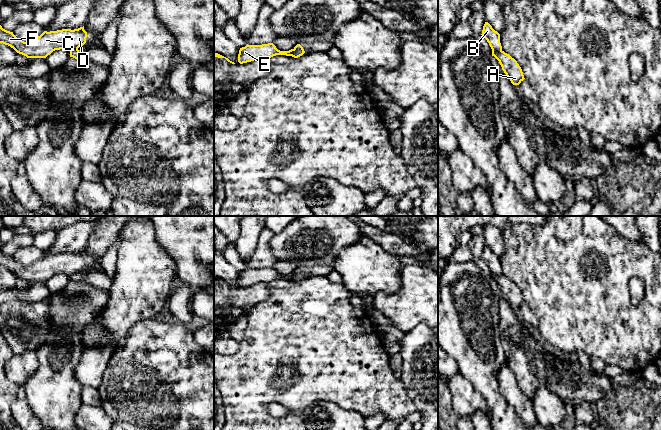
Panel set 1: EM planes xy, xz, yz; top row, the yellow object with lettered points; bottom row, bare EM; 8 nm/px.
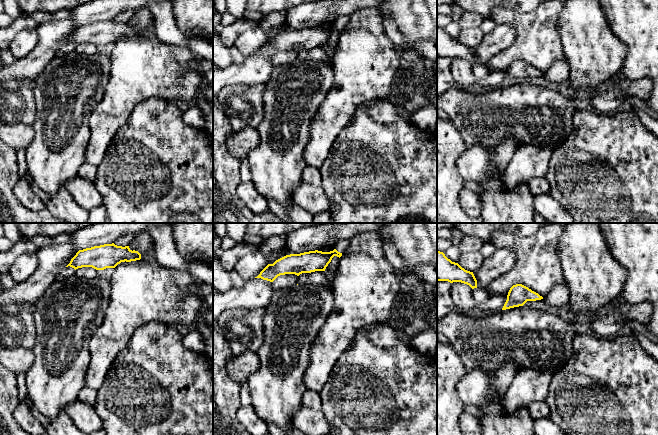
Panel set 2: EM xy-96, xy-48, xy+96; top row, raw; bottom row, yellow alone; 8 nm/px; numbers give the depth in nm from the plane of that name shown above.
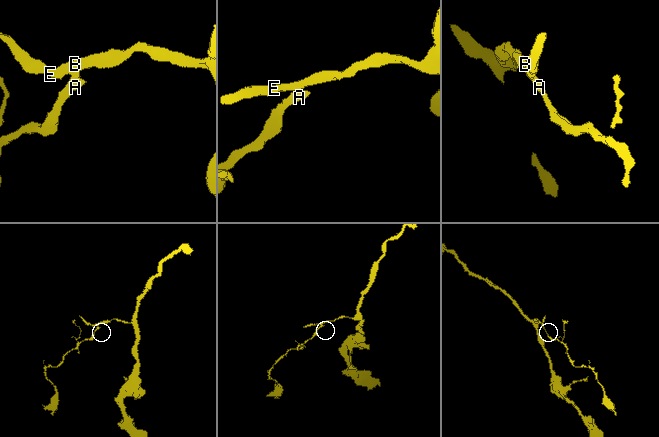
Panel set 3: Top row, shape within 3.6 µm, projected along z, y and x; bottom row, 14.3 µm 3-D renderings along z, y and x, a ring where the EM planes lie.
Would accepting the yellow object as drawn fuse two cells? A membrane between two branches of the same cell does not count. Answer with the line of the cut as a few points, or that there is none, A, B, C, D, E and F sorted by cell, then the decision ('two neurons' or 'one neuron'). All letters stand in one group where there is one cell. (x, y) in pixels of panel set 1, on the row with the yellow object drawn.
cut yz (501, 49), (492, 51); groups A / B C D E F; two neurons

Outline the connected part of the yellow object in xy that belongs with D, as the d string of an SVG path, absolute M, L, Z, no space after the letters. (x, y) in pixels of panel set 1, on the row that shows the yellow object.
M0 25L0 43L10 46L17 53L27 58L46 58L55 50L72 51L86 43L87 32L84 26L78 29L62 29L44 31L32 41L24 42L18 39L13 32L7 31Z

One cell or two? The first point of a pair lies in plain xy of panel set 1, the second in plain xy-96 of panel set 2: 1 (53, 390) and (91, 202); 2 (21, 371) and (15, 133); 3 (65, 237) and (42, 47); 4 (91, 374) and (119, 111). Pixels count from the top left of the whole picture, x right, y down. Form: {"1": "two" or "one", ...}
{"1": "two", "2": "one", "3": "two", "4": "one"}

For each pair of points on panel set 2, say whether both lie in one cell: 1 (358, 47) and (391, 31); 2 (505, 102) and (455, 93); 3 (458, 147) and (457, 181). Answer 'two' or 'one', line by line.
1: two
2: one
3: one

